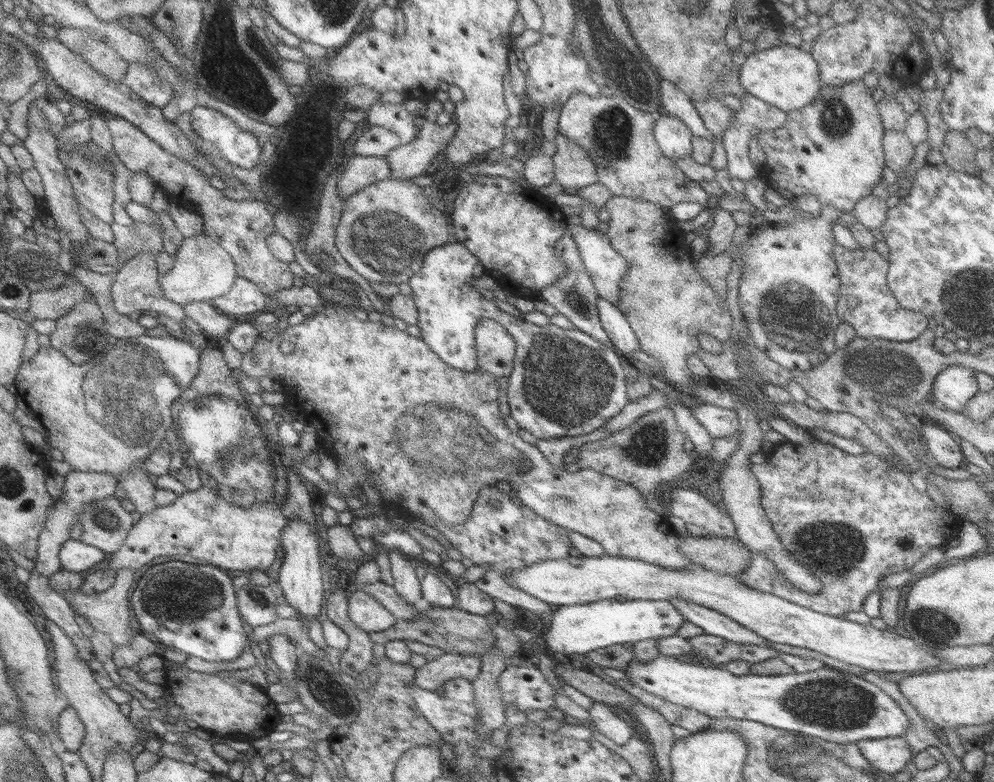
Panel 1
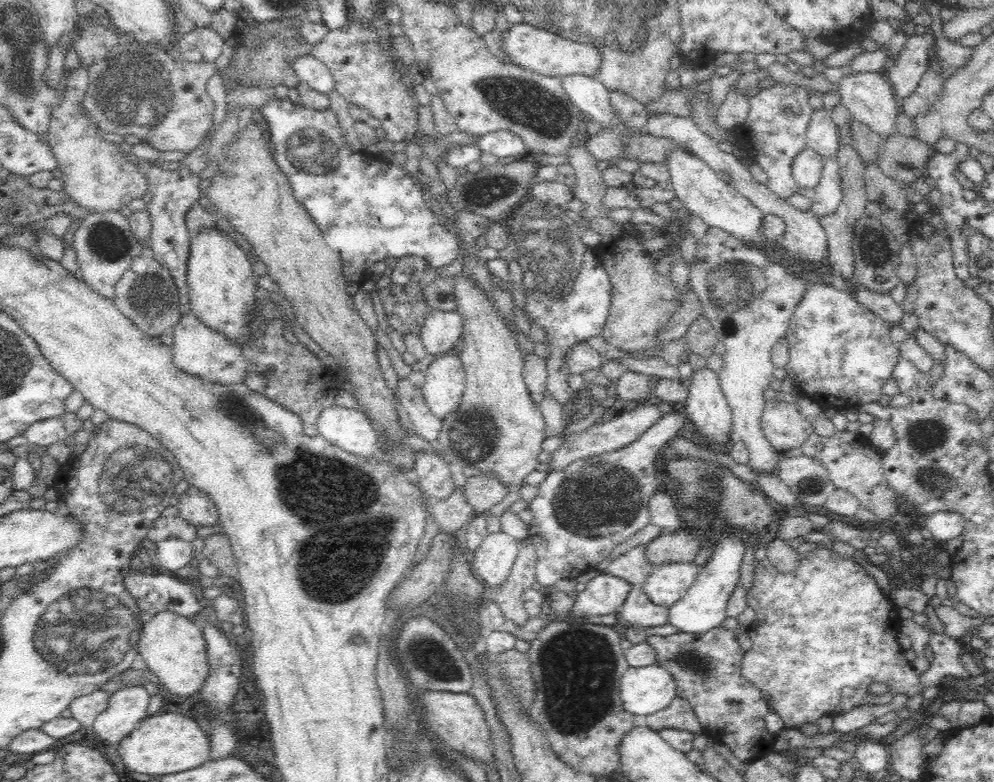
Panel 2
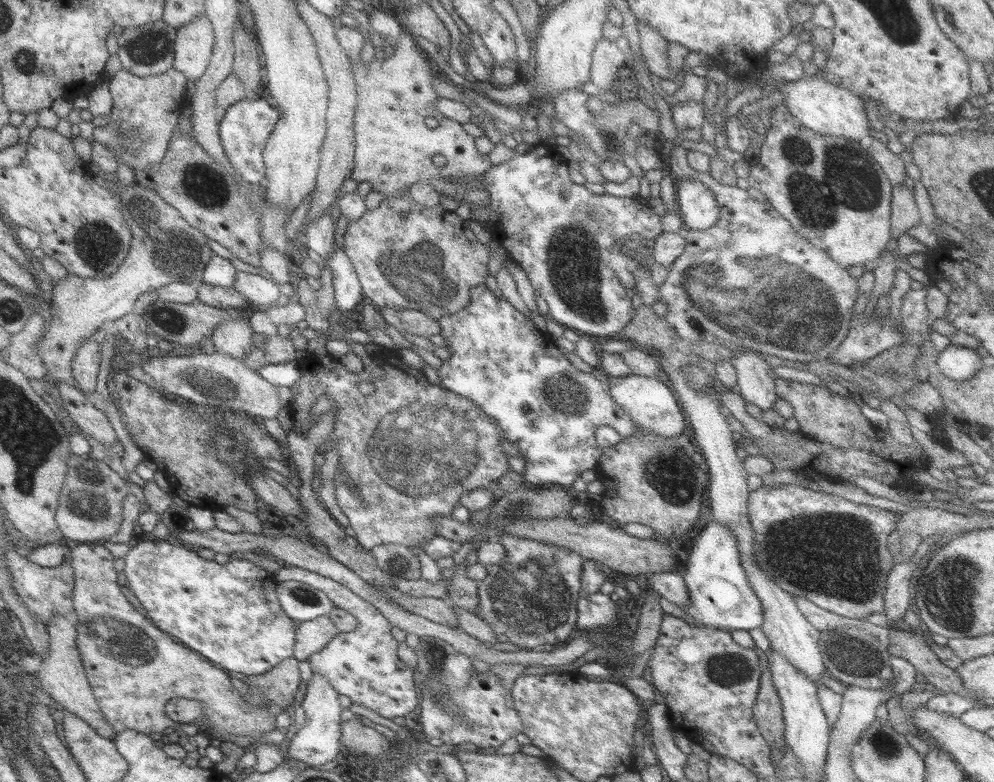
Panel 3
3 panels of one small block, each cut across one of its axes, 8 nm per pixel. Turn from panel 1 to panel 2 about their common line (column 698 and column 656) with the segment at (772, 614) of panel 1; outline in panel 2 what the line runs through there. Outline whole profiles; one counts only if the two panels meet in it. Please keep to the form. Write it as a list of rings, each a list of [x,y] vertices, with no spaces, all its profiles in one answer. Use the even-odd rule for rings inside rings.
[[[694,563],[666,564],[653,566],[642,585],[643,593],[652,601],[664,608],[672,608],[692,586],[701,567]]]

